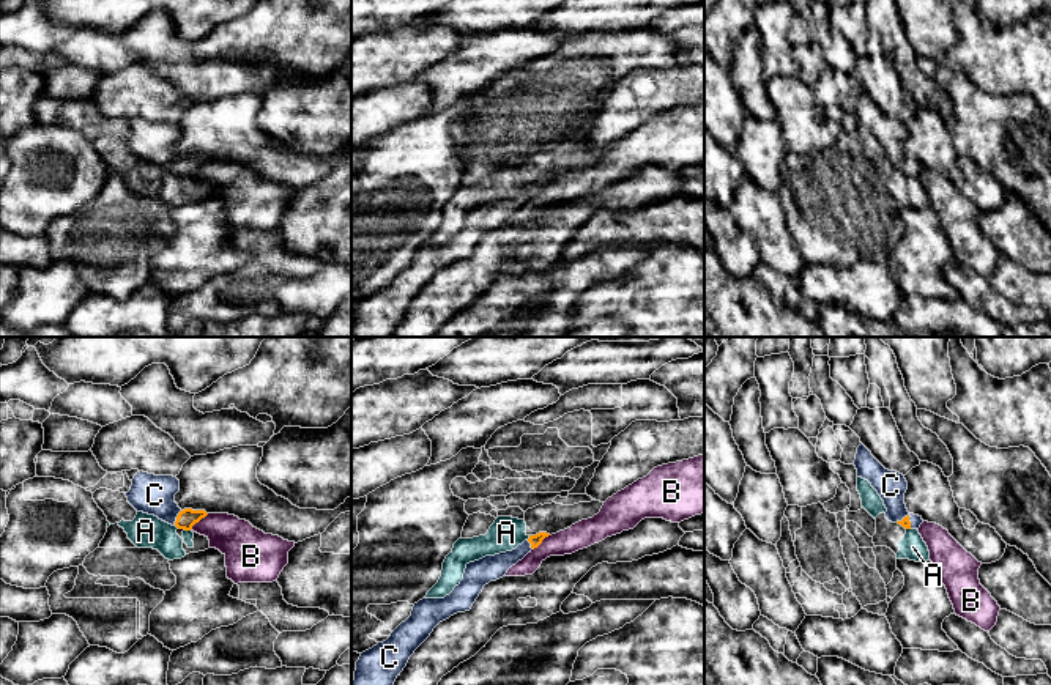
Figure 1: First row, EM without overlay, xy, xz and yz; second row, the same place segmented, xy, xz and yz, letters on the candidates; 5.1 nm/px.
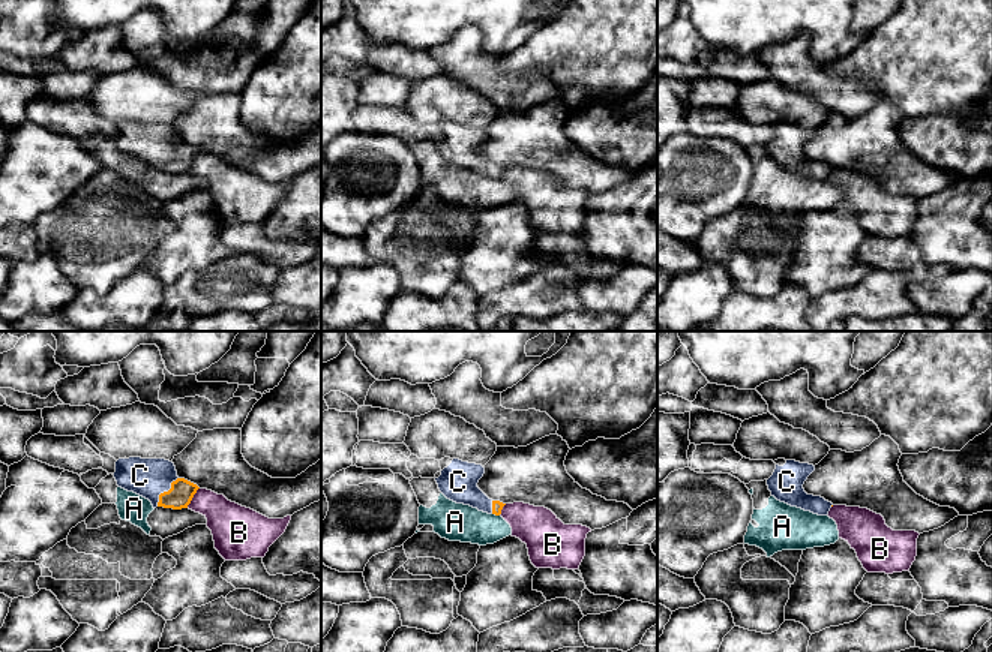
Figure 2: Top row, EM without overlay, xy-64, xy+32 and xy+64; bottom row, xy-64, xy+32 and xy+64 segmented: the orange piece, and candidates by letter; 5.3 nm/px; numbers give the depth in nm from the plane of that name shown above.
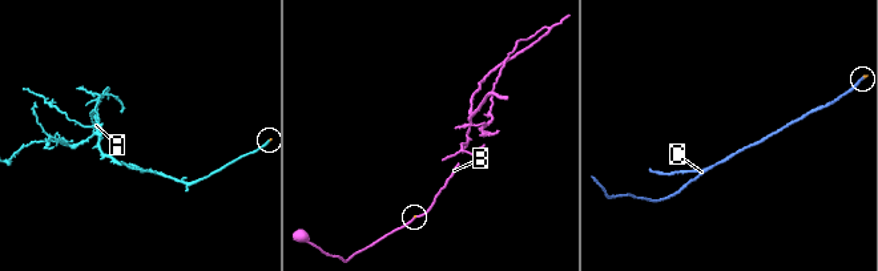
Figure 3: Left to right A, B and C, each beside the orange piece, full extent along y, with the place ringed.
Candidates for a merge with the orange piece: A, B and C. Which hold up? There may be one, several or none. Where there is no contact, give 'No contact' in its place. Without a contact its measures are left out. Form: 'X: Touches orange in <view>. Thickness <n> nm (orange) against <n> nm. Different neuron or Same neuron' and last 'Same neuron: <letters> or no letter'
A: Touches orange in xy. Thickness 100 nm (orange) against 180 nm. Different neuron
B: Touches orange in xy. Thickness 100 nm (orange) against 200 nm. Different neuron
C: Touches orange in xy. Thickness 100 nm (orange) against 200 nm. Same neuron
Same neuron: C

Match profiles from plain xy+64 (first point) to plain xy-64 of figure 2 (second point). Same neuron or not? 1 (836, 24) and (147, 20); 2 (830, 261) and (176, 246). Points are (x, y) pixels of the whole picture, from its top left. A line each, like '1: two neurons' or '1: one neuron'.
1: two neurons
2: one neuron

